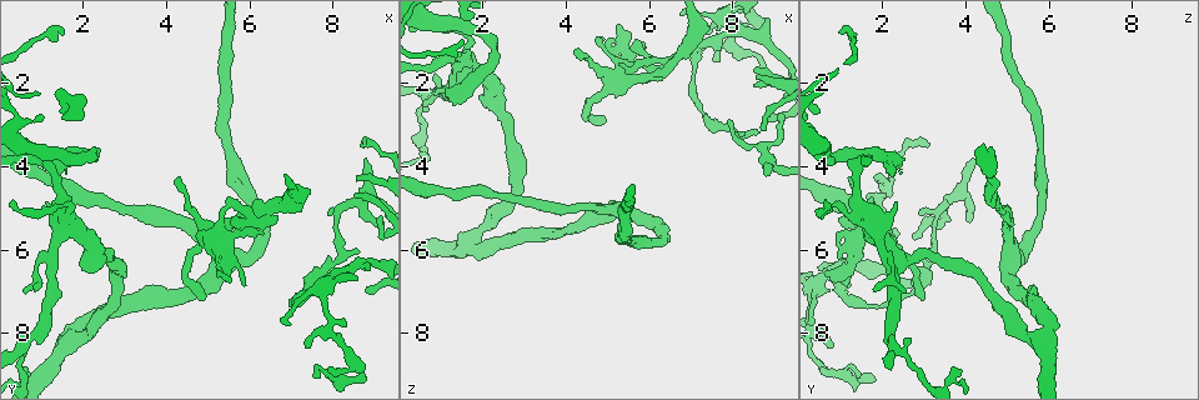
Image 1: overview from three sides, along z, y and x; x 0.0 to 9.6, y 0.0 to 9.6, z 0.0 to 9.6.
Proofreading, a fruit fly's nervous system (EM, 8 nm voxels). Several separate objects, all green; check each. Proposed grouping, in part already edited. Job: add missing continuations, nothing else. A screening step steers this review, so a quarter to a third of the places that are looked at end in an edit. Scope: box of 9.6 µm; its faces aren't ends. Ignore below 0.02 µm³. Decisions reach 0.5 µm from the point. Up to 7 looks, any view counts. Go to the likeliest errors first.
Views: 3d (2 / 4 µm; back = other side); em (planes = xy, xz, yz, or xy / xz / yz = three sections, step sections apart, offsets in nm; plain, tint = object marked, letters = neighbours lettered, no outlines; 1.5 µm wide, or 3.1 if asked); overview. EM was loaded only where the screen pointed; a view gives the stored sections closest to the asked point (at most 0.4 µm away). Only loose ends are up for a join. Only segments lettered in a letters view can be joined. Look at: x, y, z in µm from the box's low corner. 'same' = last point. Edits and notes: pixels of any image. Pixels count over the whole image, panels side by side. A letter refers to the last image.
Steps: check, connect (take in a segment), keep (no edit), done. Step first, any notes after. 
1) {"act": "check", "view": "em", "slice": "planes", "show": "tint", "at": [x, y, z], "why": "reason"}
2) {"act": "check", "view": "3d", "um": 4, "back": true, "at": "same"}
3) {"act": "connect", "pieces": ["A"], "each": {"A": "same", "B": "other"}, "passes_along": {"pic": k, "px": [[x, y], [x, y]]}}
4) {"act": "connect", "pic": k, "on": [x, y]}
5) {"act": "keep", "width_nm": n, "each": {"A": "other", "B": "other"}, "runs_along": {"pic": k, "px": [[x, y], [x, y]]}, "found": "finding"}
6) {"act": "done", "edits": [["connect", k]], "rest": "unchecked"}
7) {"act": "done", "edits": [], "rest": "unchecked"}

{"act": "check", "view": "em", "slice": "xy", "step": 4, "show": "letters", "at": [4.80, 7.20, 2.95], "why": "free end"}

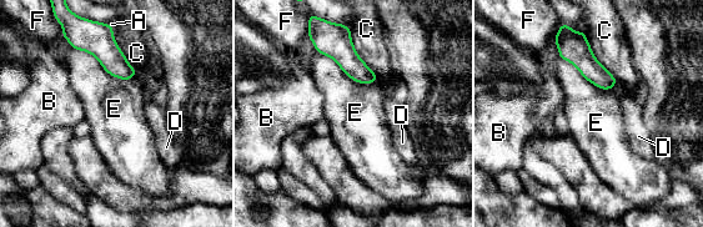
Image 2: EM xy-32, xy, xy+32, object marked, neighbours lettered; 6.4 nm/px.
{"act": "keep", "each": {"A": "other", "B": "other", "C": "other", "D": "other", "E": "other", "F": "other"}, "border": {"pic": 2, "px": [[73, 48], [116, 77], [136, 76]]}, "found": "no lettered segment goes on from it"}

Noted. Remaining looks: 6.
{"act": "check", "view": "em", "slice": "planes", "show": "tint", "at": [8.55, 4.30, 1.85], "why": "branch stops here"}

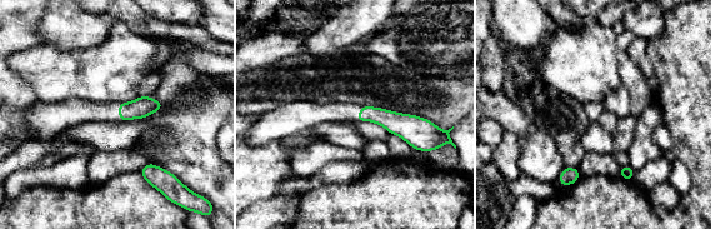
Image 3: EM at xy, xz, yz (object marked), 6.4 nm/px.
{"act": "check", "view": "em", "slice": "planes", "show": "letters", "at": "same", "why": "what lies round it"}

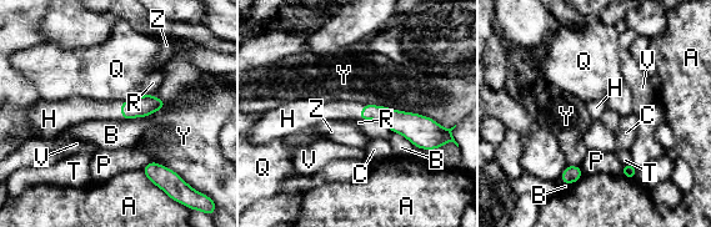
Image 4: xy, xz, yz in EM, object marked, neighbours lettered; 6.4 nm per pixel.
{"act": "connect", "pieces": ["H"], "width_nm": 110, "each": {"A": "other", "B": "other", "C": "other", "H": "same", "P": "other", "Q": "other", "R": "other", "T": "other", "V": "other", "Y": "other", "Z": "other"}, "passes_along": {"pic": 4, "px": [[145, 105], [121, 110], [83, 110]]}, "found": "it goes on there"}

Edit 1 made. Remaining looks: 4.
{"act": "check", "view": "em", "slice": "planes", "show": "tint", "at": [0.70, 8.10, 2.60], "why": "two arms in line, one across"}

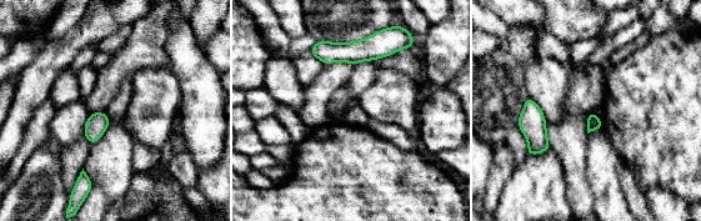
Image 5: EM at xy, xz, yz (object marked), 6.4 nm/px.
{"act": "check", "view": "em", "slice": "planes", "show": "letters", "at": "same"}

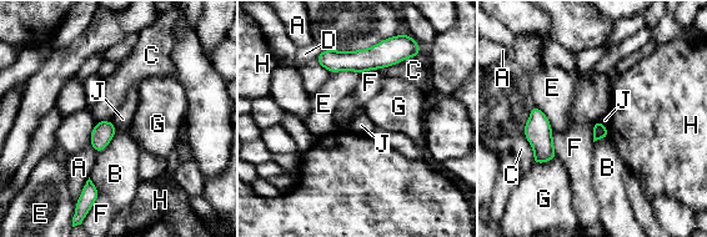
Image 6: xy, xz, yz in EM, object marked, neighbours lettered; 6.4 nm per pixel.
{"act": "keep", "each": {"A": "other", "B": "other", "C": "other", "D": "other", "E": "other", "F": "other", "G": "other", "H": "other", "J": "other"}, "border": {"pic": 6, "px": [[110, 121], [116, 130]]}, "found": "no lettered segment goes on from it"}

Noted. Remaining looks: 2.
{"act": "done", "edits": [["connect", 4]], "rest": "unchecked"}

